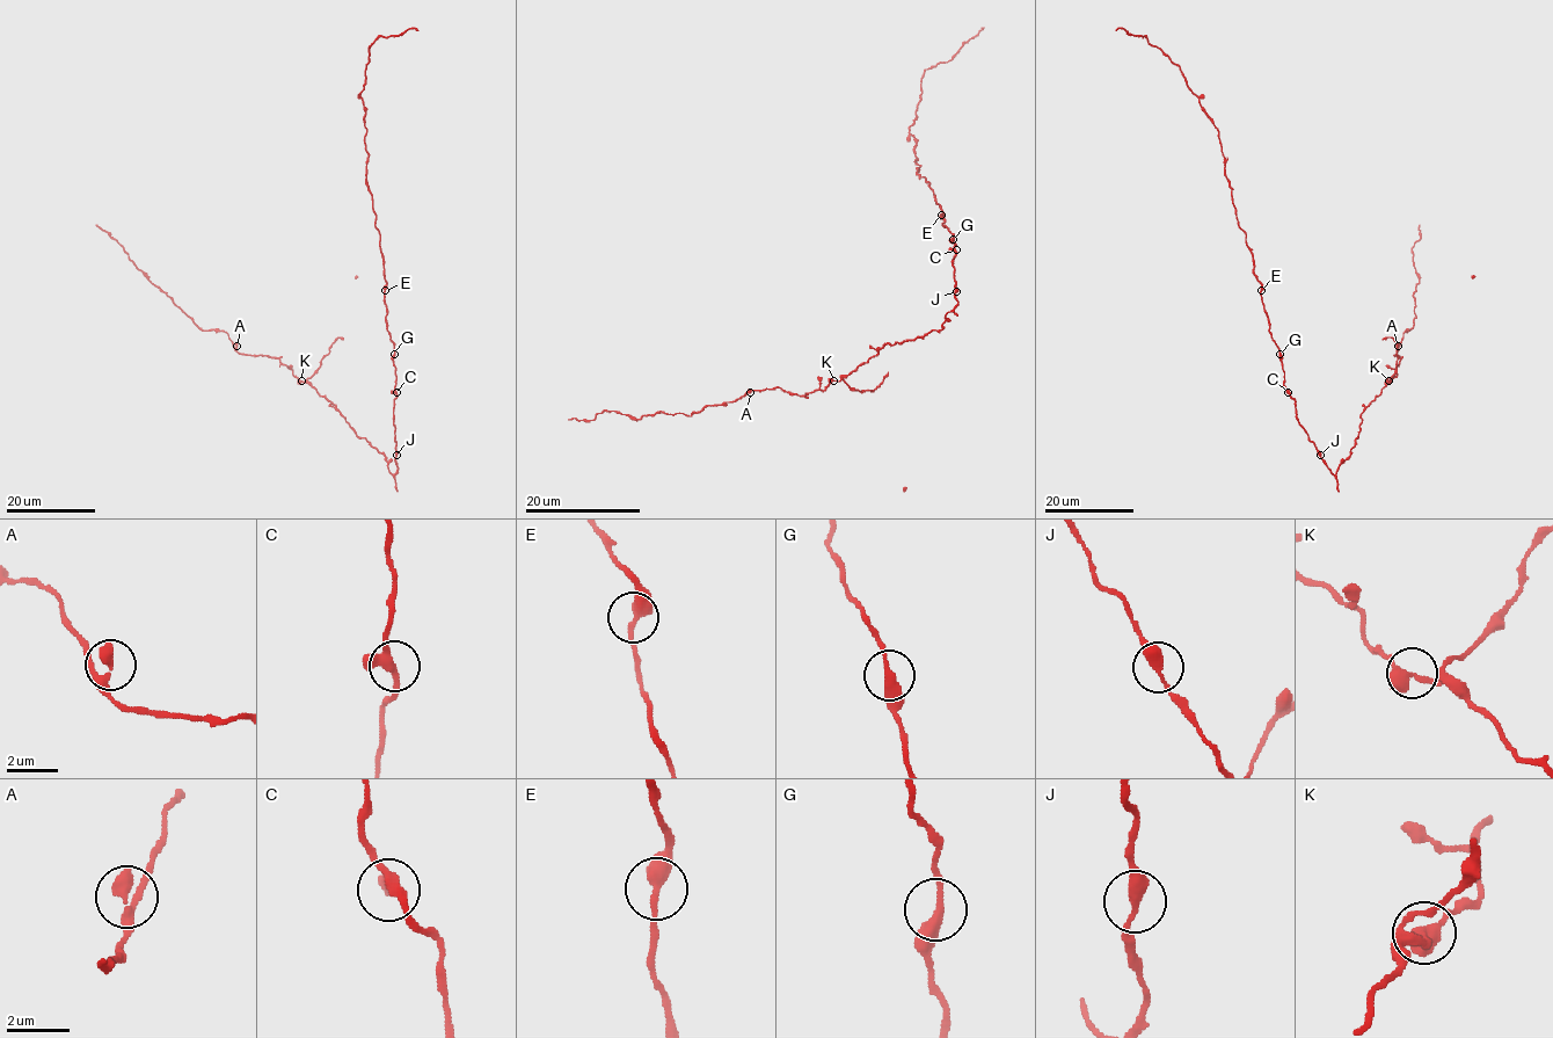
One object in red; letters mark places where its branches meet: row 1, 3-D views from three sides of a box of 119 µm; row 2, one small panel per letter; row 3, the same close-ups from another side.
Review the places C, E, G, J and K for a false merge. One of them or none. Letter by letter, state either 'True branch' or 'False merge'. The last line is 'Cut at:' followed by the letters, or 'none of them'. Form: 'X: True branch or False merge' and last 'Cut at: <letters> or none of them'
C: True branch
E: True branch
G: True branch
J: True branch
K: True branch
Cut at: none of them

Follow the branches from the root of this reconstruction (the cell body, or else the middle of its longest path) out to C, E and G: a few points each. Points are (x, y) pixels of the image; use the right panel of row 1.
C: (1299, 423), (1296, 400), (1288, 392)
E: (1299, 423), (1296, 400), (1284, 385), (1281, 355), (1269, 331), (1261, 290)
G: (1299, 423), (1296, 400), (1284, 385), (1280, 354)

